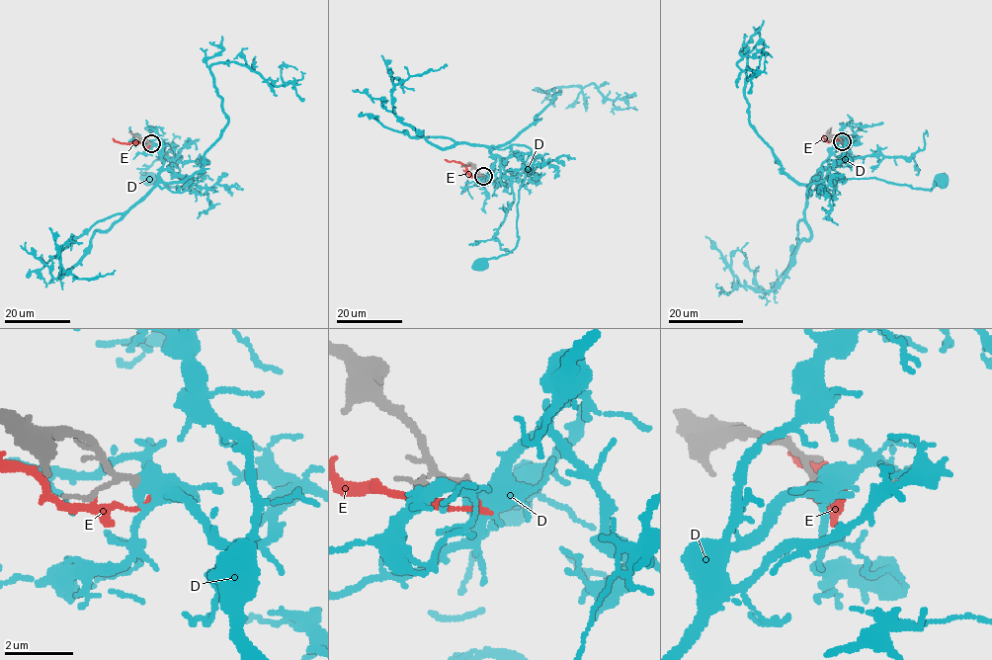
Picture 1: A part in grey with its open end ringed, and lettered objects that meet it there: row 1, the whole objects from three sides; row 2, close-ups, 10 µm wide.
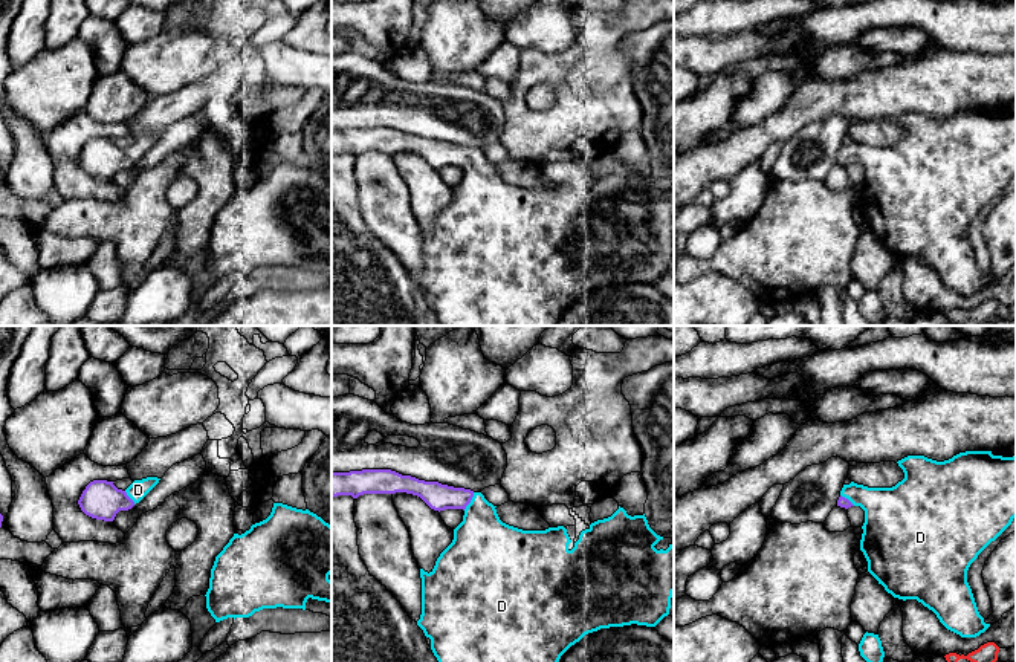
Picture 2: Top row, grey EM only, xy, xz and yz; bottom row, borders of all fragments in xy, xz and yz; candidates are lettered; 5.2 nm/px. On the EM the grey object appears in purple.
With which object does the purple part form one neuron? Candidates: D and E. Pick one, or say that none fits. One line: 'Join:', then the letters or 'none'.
Join: D

